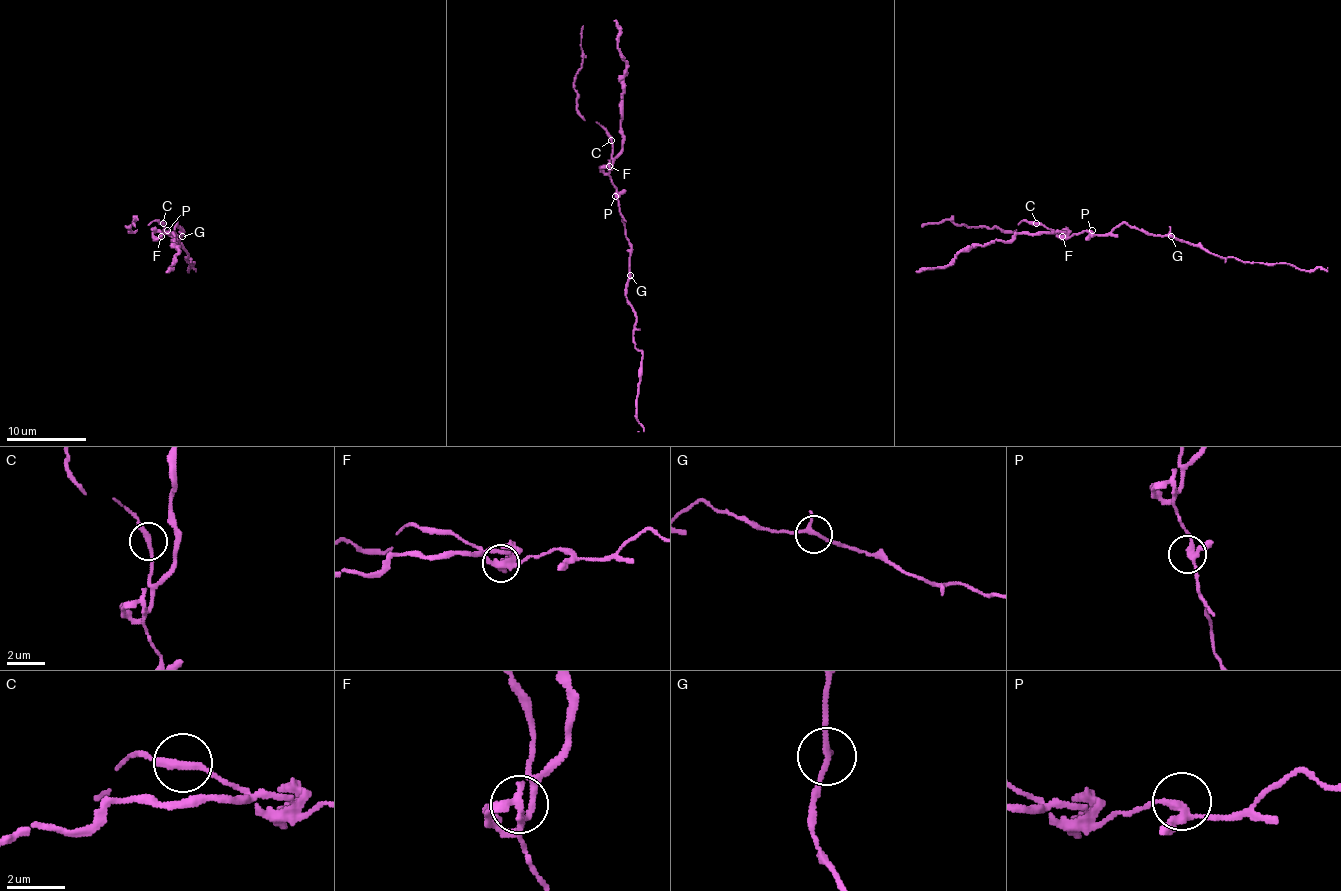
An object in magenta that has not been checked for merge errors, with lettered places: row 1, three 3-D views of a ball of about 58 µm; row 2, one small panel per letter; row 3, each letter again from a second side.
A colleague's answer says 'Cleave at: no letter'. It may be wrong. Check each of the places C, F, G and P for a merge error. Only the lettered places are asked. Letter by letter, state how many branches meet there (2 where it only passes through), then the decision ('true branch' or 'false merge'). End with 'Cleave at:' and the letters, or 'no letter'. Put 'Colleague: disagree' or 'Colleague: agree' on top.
Colleague: disagree
C: 2 | true branch
F: 4 | false merge
G: 3 | true branch
P: 3 | true branch
Cleave at: F

